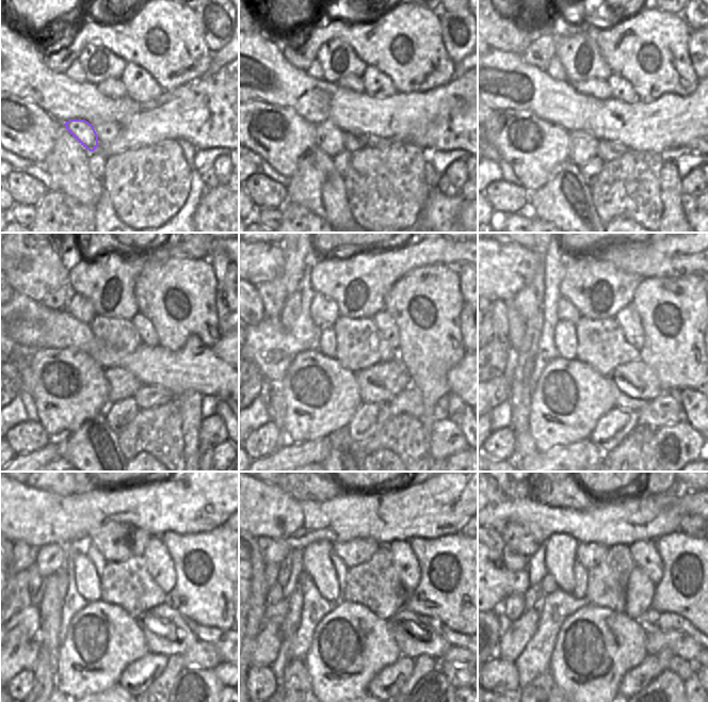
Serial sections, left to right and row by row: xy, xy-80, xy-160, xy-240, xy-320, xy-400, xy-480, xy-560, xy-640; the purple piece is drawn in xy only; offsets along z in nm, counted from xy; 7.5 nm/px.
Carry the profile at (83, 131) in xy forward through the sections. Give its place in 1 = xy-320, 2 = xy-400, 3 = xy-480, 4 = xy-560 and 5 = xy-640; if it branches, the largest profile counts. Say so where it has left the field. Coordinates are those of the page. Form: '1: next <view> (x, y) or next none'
1: next xy-320 (377, 384)
2: next xy-400 (633, 384)
3: next xy-480 (169, 635)
4: next xy-560 (414, 639)
5: next xy-640 (680, 644)

